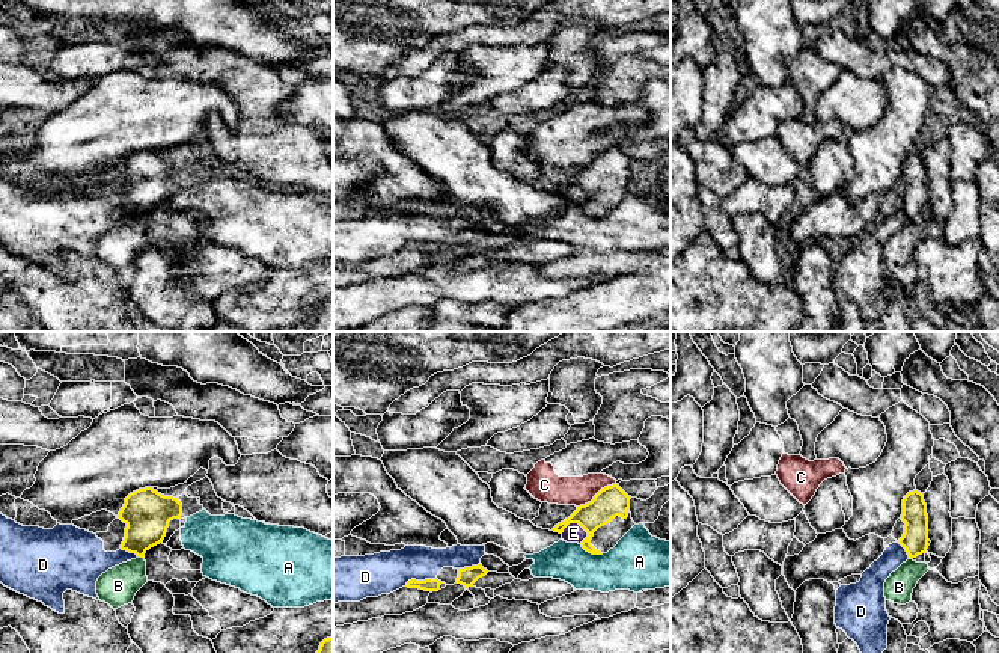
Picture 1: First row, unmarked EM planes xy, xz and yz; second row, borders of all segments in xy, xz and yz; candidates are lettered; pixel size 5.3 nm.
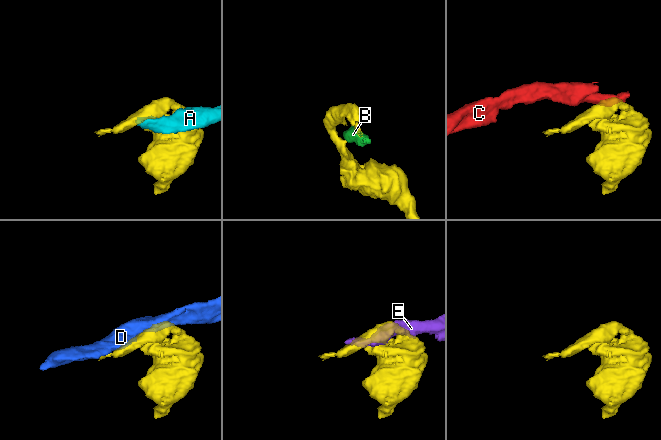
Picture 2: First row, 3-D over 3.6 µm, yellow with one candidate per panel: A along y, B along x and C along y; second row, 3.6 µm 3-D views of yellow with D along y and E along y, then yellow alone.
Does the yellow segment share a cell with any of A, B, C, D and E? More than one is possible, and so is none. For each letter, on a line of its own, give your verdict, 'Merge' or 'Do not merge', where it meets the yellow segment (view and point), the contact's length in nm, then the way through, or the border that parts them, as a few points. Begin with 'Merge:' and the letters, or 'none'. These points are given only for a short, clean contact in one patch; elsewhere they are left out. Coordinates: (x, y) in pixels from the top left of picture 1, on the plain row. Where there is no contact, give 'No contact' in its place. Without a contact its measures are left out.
Merge: none
A: Do not merge. Touches yellow at xz (591, 214). Shared border 140 nm
B: Do not merge. Touches yellow at xy (142, 219). Shared border 30 nm. Boundary: xy (140, 219), (143, 220)
C: Do not merge. Touches yellow at xz (595, 157). Shared border 240 nm. Boundary: xz (615, 145), (603, 150), (589, 163), (577, 169)
D: Do not merge. Touches yellow at xz (419, 243). Shared border 180 nm. Boundary: xz (436, 240), (410, 242), (404, 248)
E: Do not merge. Touches yellow at xz (576, 184). Shared border 150 nm

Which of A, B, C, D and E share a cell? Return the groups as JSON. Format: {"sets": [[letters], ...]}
{"sets": [["A"], ["B", "E"], ["C"], ["D"]]}

